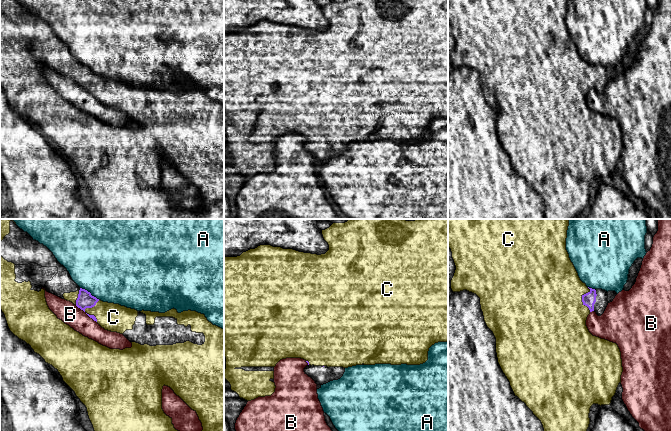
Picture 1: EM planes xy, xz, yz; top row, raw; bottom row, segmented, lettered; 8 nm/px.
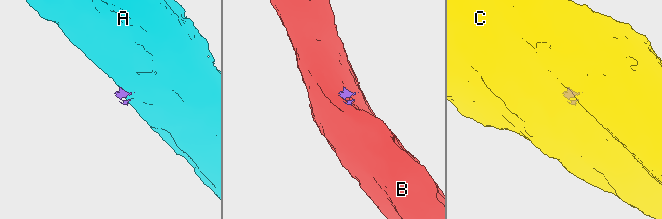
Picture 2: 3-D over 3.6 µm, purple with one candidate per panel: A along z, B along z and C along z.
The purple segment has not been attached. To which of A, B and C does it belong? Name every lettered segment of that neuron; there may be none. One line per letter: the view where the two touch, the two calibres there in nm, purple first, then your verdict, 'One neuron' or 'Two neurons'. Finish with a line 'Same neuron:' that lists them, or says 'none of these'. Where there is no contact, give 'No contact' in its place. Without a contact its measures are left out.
A: Touches purple in xy. Thickness 130 nm (purple) against 500 nm. Two neurons
B: Touches purple in xy. Thickness 40 nm (purple) against 170 nm. Two neurons
C: Touches purple in xy. Thickness 130 nm (purple) against 220 nm. One neuron
Same neuron: C

